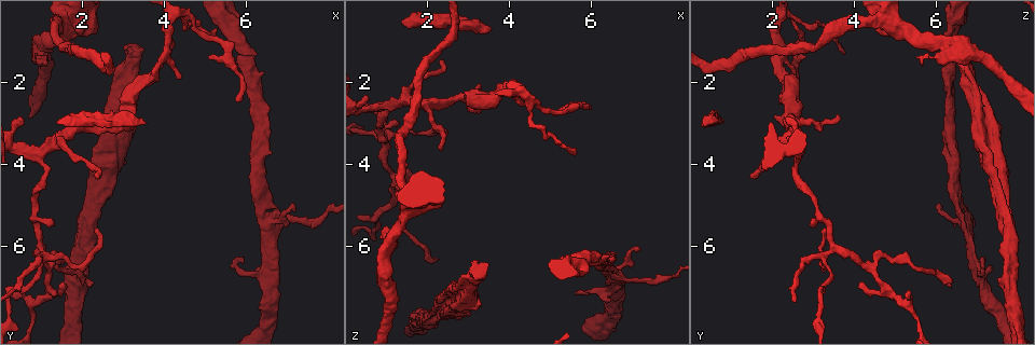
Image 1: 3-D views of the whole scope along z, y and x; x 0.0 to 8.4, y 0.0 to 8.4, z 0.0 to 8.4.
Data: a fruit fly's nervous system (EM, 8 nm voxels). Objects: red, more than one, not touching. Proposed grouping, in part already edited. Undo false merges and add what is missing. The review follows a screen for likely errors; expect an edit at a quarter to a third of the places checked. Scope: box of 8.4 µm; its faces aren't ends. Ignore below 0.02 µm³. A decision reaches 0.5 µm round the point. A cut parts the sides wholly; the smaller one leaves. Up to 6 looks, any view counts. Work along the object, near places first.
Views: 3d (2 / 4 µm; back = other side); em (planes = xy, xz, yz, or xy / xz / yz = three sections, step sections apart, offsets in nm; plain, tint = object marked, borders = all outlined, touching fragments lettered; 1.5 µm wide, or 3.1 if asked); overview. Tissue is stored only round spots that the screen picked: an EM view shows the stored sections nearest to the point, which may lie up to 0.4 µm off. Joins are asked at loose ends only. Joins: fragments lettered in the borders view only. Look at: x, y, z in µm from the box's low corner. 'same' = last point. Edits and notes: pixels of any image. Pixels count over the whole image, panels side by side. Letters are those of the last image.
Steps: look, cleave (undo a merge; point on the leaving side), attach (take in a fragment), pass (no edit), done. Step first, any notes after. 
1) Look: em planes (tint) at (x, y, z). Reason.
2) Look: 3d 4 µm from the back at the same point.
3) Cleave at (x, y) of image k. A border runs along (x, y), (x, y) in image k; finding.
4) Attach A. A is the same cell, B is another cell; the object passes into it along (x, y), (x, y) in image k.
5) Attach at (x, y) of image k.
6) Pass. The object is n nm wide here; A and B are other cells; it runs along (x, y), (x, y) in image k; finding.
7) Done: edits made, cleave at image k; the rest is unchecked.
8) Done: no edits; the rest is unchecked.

Look: em xz step 8 (tint) at (3.45, 1.25, 6.40). Thick end.

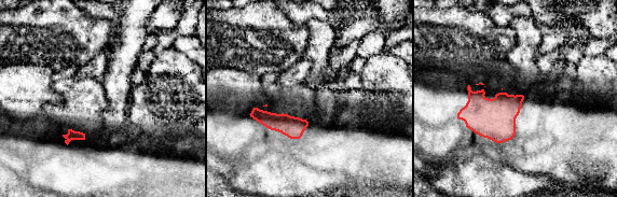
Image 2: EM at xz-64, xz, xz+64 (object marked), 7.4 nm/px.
Look: em planes (borders) at the same point.

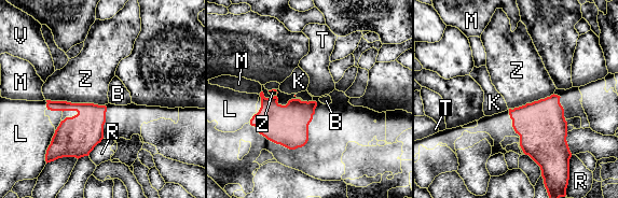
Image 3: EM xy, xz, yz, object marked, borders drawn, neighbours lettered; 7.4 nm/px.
Attach Z. The longest contact is with Z, 440 nm; Z is the same cell, B, K, L, M, R, T and V are other cells; it goes on there.

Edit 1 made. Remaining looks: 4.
Look: overview. Redraw.

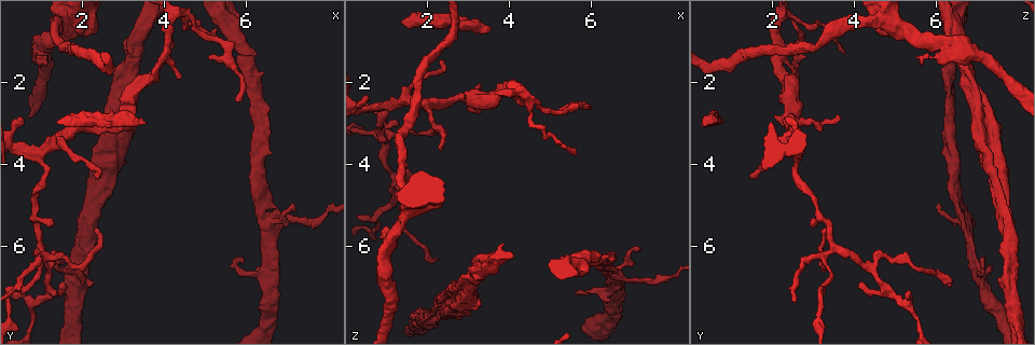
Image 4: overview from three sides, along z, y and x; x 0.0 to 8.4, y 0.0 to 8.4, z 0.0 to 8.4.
Look: em planes (borders) at (7.10, 4.95, 6.05). An open end.

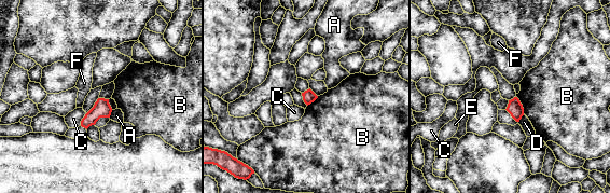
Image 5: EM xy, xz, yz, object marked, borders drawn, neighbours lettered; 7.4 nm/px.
Pass. The object is 100 nm wide here; A, B, C, D, E and F are other cells; a border runs along (516, 96), (524, 113) in image 5; none of them fits.

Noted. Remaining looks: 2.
Look: em planes (plain) at (2.15, 6.95, 6.40). Branch stops here.

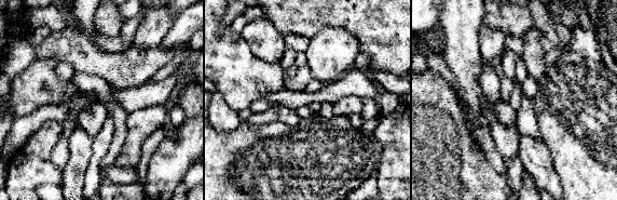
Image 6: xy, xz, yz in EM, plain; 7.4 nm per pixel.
Look: em planes (borders) at the same point.

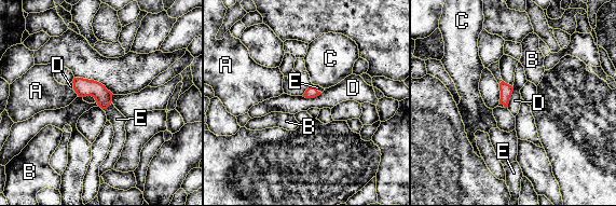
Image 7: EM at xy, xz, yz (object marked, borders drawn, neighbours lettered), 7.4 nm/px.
Attach E. The object is 80 nm wide here; E is the same cell, A, B, C and D are other cells; the object passes into it along (83, 87), (107, 107), (117, 119) in image 7; the neuron continues.

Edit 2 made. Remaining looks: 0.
Done: edits made, attach at image 3, attach at image 7; the rest is unchecked.

